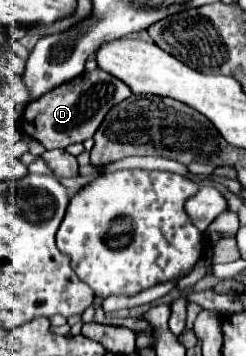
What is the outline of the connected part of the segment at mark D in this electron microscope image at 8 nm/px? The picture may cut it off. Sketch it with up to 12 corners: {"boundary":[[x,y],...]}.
{"boundary":[[101,68],[29,102],[23,132],[47,150],[93,138],[133,92]]}

